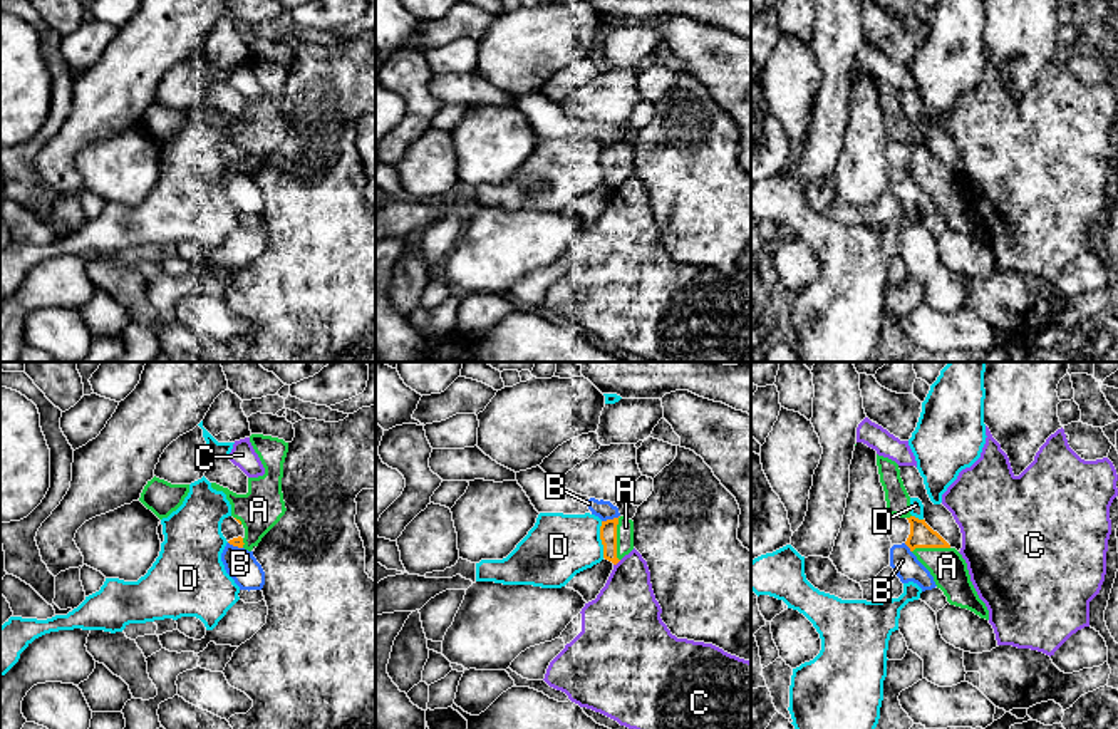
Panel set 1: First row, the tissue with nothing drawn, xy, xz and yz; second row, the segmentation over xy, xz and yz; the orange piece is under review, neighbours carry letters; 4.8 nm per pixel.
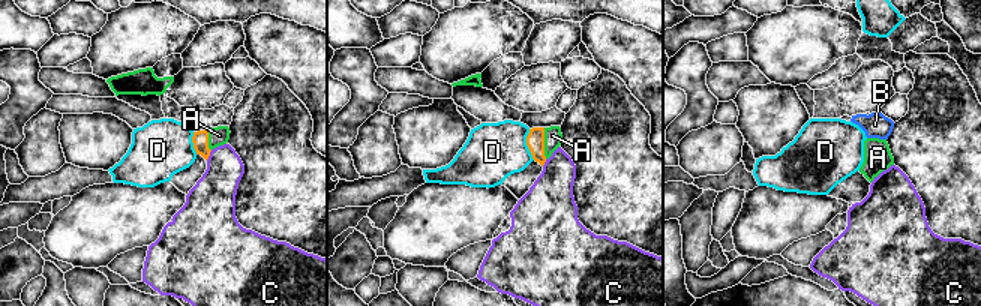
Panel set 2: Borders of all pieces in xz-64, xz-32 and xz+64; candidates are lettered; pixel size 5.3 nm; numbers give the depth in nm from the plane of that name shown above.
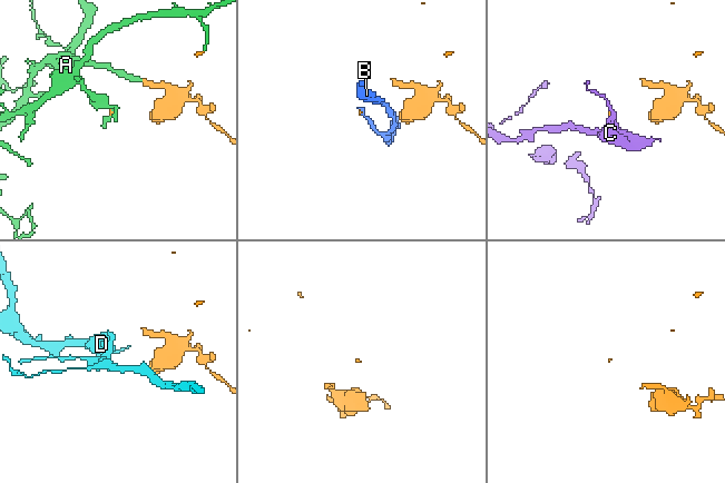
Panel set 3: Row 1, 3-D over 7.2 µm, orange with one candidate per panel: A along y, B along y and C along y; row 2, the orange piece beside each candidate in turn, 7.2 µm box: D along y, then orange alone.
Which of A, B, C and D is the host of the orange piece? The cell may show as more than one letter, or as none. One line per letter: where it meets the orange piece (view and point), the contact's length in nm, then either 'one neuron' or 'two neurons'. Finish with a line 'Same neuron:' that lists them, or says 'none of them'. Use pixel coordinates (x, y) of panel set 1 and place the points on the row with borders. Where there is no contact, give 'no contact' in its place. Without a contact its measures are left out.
A: contact xz (615, 538); length 220 nm; one neuron
B: contact xz (610, 520); length 90 nm; two neurons
C: contact xz (617, 562); length 50 nm; two neurons
D: contact xz (600, 538); length 180 nm; two neurons
Same neuron: A

